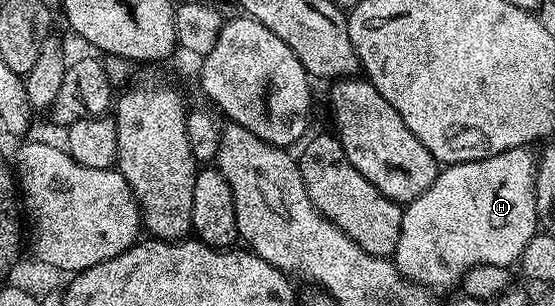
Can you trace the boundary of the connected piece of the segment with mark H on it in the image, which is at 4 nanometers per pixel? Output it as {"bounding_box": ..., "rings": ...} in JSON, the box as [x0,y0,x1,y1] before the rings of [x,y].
{"bounding_box":[394,147,538,288],"rings":[[[527,147],[474,162],[449,164],[436,181],[402,211],[394,263],[402,275],[423,288],[452,288],[479,264],[515,265],[530,238],[538,234],[536,162]]]}

